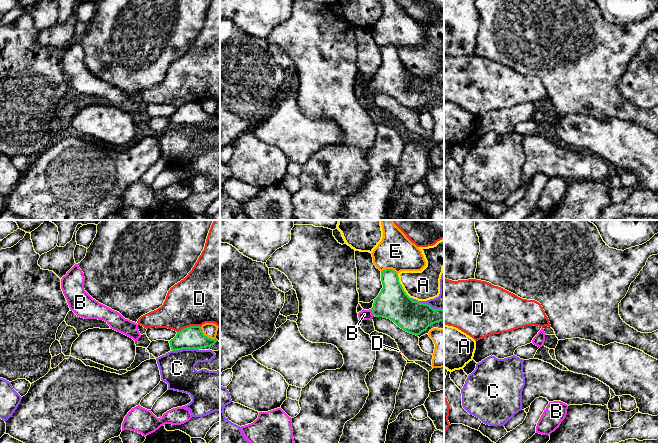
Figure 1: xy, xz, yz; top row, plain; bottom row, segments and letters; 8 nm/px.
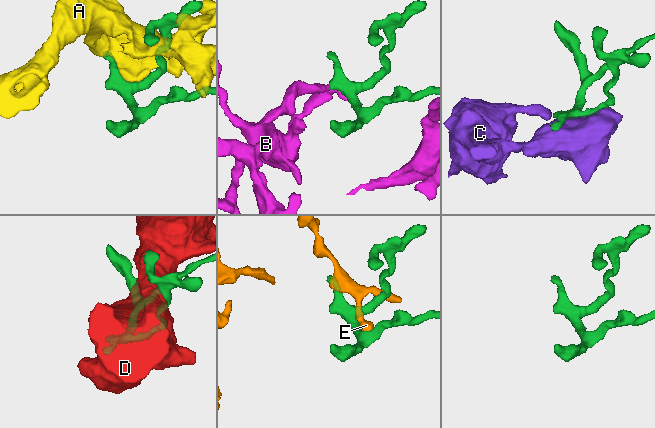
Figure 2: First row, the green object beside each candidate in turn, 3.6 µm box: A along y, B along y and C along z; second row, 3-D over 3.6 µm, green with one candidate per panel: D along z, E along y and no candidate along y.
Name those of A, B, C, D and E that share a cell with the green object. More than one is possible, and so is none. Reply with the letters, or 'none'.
B

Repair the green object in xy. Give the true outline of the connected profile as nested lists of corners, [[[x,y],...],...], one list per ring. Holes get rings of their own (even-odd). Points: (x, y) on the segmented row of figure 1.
[[[190,326],[177,332],[176,336],[169,341],[172,351],[182,349],[201,349],[211,347],[218,340],[208,338],[202,332],[200,326]]]

